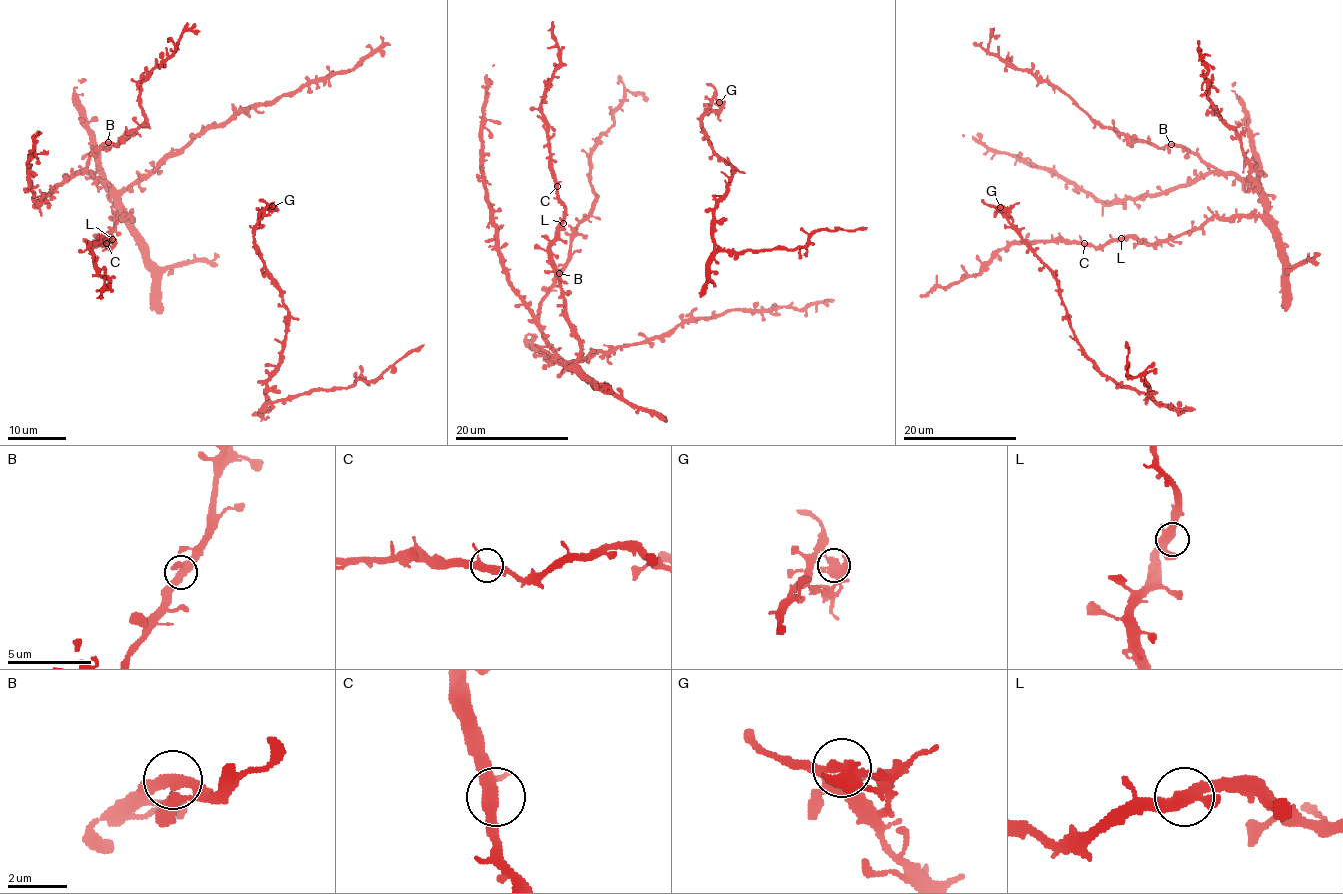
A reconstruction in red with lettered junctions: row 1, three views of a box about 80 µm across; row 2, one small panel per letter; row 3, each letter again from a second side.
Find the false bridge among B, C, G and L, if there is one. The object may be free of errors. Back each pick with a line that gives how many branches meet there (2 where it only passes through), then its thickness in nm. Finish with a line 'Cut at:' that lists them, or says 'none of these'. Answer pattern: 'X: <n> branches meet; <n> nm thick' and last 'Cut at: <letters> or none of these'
G: 3 branches meet; 360 nm thick
Cut at: G

